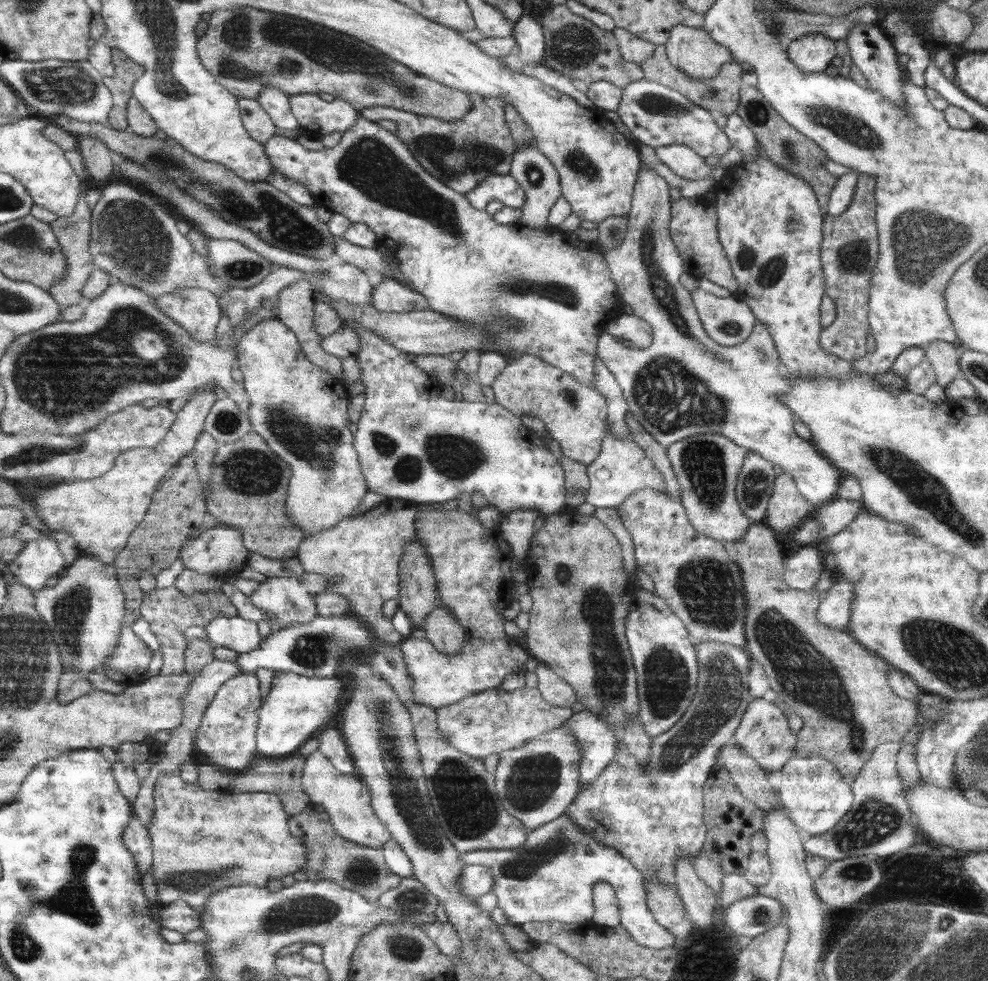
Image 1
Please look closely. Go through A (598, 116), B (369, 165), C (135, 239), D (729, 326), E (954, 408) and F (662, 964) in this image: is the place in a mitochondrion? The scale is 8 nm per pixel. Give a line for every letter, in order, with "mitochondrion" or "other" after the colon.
A: other
B: mitochondrion
C: mitochondrion
D: mitochondrion
E: other
F: other

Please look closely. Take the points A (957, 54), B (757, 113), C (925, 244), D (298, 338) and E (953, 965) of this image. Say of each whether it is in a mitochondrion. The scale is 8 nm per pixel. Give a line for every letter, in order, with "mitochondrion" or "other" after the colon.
A: other
B: mitochondrion
C: mitochondrion
D: other
E: mitochondrion

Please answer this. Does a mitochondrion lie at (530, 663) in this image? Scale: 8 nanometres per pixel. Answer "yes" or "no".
no

